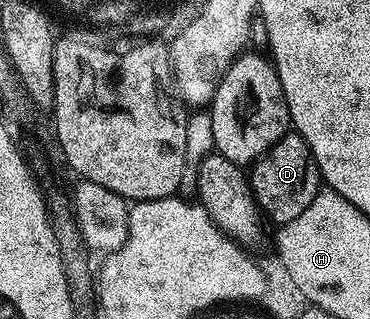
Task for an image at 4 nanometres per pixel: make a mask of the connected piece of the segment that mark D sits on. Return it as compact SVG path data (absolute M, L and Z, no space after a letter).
M289 131L267 154L254 162L249 169L251 194L259 205L259 212L276 226L297 219L309 203L319 194L321 178L319 168L300 133Z

